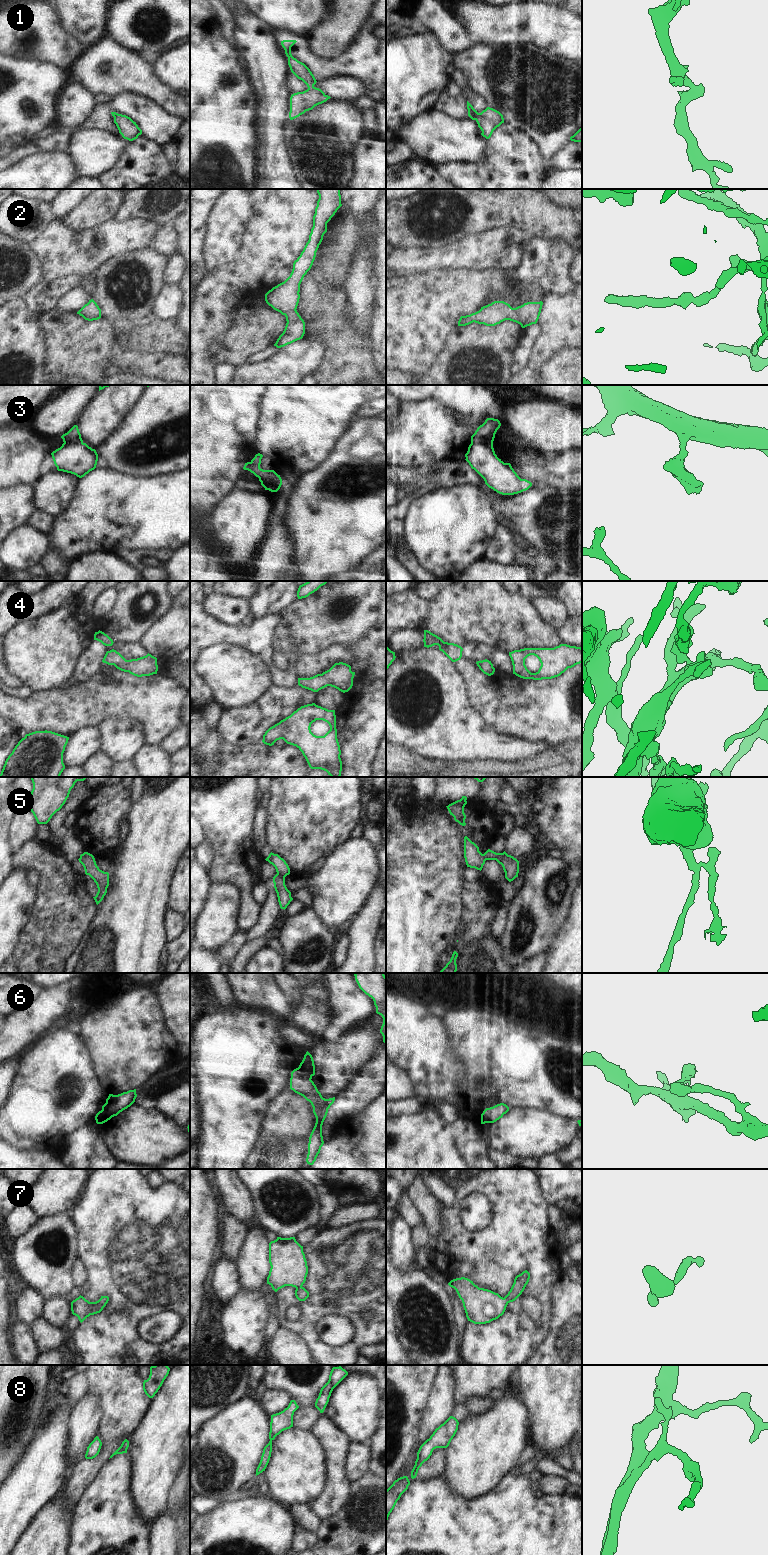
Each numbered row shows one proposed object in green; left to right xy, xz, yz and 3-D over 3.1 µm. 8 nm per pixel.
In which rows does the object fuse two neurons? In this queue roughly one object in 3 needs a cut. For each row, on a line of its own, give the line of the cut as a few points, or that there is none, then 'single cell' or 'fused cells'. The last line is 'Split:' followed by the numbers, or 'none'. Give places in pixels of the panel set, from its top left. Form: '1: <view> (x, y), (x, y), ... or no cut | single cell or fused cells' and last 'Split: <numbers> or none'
1: no cut | single cell
2: no cut | single cell
3: yz (492, 442), (475, 442), (471, 444) | fused cells
4: no cut | single cell
5: xz (277, 873), (284, 878) | fused cells
6: xz (291, 1072), (296, 1070), (303, 1077), (310, 1080) | fused cells
7: no cut | single cell
8: no cut | single cell
Split: 3, 5, 6

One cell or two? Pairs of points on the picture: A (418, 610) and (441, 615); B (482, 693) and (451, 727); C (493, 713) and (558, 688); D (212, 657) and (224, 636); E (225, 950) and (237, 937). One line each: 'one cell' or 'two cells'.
A: two cells
B: two cells
C: one cell
D: two cells
E: one cell

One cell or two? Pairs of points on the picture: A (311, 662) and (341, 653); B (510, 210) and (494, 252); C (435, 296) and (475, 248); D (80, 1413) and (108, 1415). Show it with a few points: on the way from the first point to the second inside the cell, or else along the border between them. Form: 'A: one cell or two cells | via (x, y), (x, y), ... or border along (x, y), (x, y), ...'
A: one cell | via (318, 659), (325, 659), (334, 654)
B: two cells | border along (481, 232), (496, 227), (514, 226), (527, 233)
C: two cells | border along (433, 270), (473, 270), (480, 272)
D: two cells | border along (88, 1394), (98, 1401), (100, 1407), (96, 1435)

